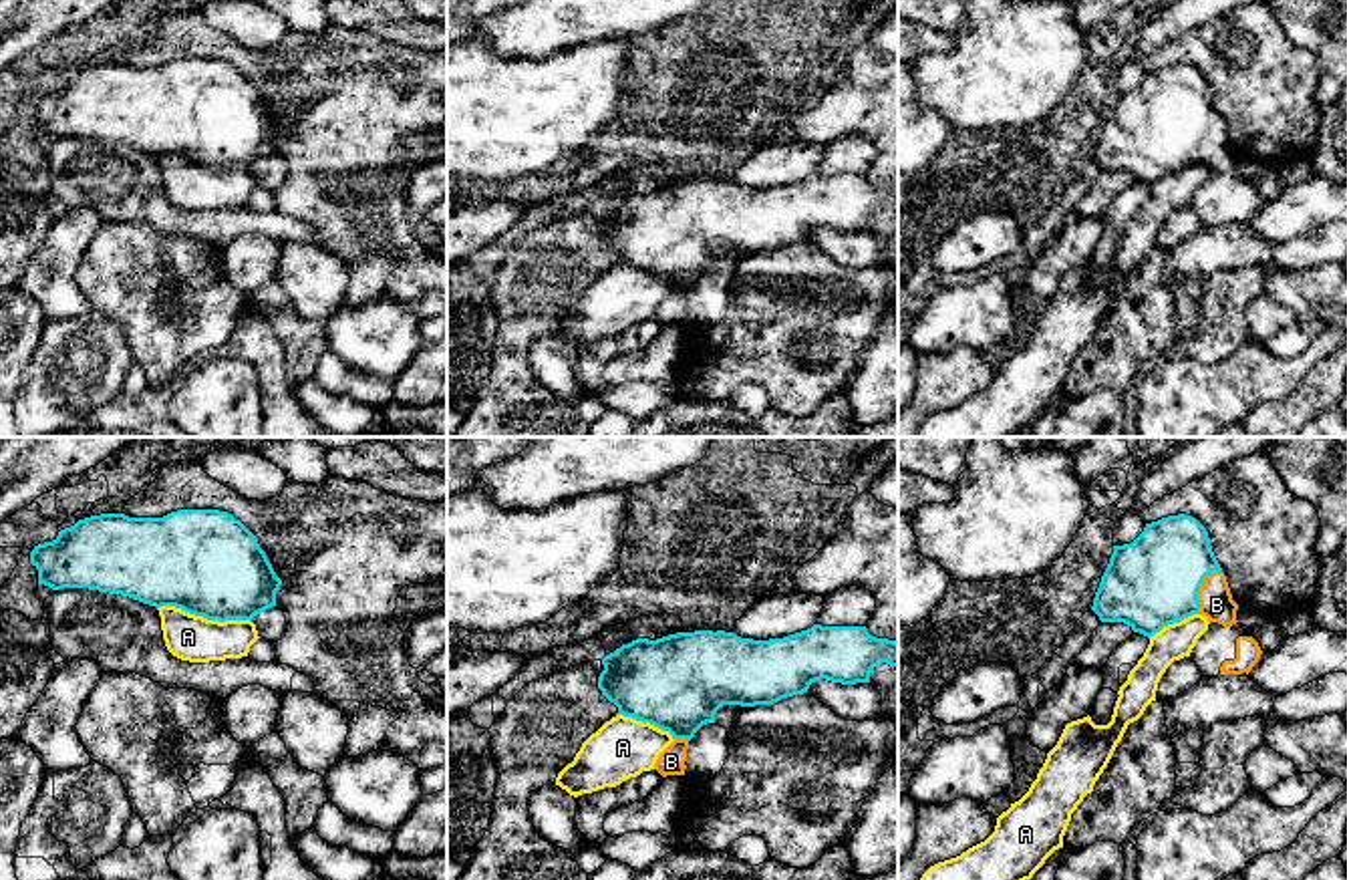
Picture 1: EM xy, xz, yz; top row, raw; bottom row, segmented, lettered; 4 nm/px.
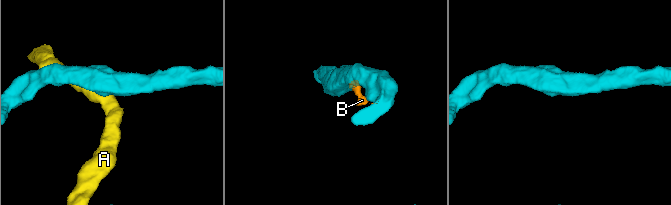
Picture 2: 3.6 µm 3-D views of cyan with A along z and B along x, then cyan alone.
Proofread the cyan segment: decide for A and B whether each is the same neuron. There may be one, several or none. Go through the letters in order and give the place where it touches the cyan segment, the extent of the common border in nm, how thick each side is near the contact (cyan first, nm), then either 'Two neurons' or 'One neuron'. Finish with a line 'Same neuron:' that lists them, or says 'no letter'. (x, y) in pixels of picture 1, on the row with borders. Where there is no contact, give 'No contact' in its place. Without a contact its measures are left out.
A: Touches cyan at xy (204, 617). Shared border 380 nm. Thickness 420 nm (cyan) against 190 nm. Two neurons
B: Touches cyan at yz (1199, 589). Shared border 200 nm. Thickness 360 nm (cyan) against 140 nm. One neuron
Same neuron: B

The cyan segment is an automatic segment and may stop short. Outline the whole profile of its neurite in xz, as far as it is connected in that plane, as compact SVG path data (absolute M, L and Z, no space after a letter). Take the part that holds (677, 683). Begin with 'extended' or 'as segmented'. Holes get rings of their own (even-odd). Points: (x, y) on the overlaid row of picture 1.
extended | M813 624L807 630L769 640L741 638L735 632L725 630L695 630L668 634L656 640L636 638L622 644L602 658L604 671L598 677L598 689L610 703L618 707L616 715L650 723L672 735L675 741L658 755L654 763L654 769L666 777L685 775L689 741L703 725L715 723L715 713L723 705L773 705L781 699L807 693L809 685L821 679L842 685L870 683L872 669L882 663L898 669L898 642L876 638L866 626Z

